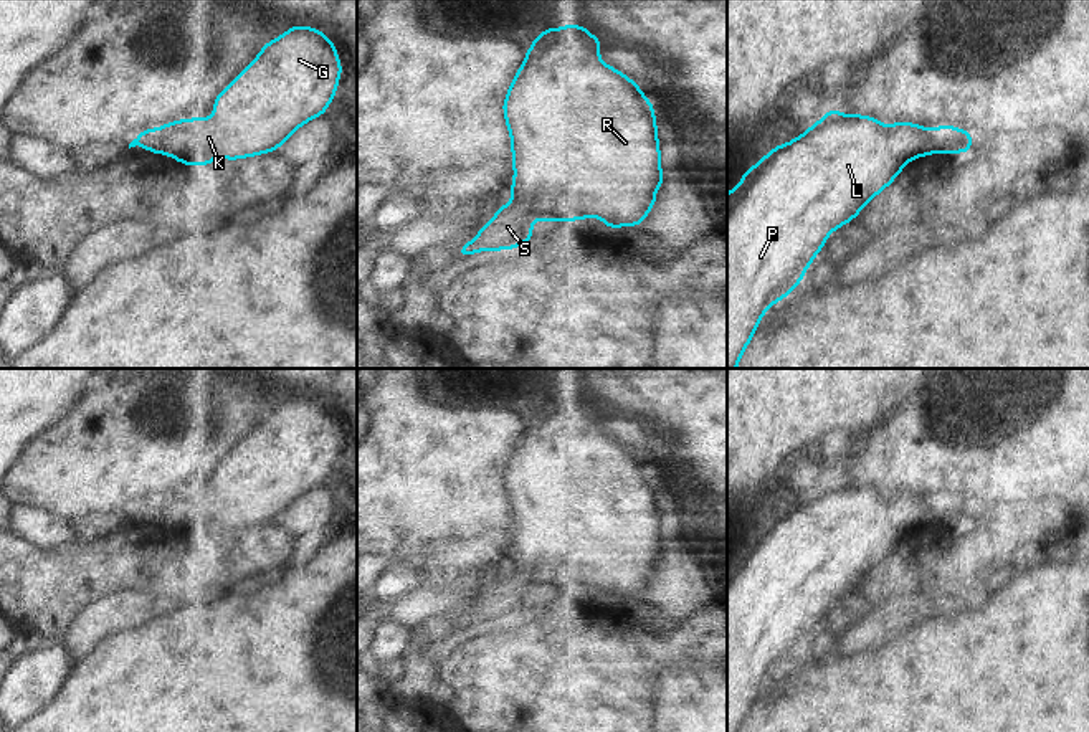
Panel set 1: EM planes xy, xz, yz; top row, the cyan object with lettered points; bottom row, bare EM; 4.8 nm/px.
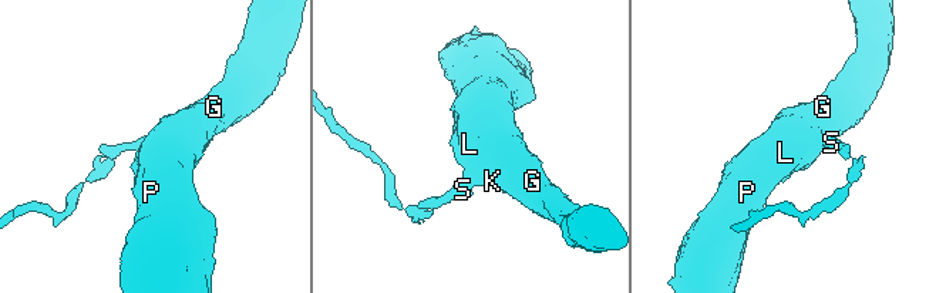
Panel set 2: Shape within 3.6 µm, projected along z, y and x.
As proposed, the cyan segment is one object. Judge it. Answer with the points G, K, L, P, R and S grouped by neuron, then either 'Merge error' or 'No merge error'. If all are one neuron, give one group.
Groups: G K L P R / S. Merge error

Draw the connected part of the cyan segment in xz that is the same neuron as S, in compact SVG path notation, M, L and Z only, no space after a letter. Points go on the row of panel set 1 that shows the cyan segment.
M521 202L504 203L458 253L461 258L468 258L473 253L487 250L509 251L529 243L532 240L532 230L534 218L529 207Z

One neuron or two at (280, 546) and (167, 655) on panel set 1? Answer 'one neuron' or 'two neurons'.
two neurons

